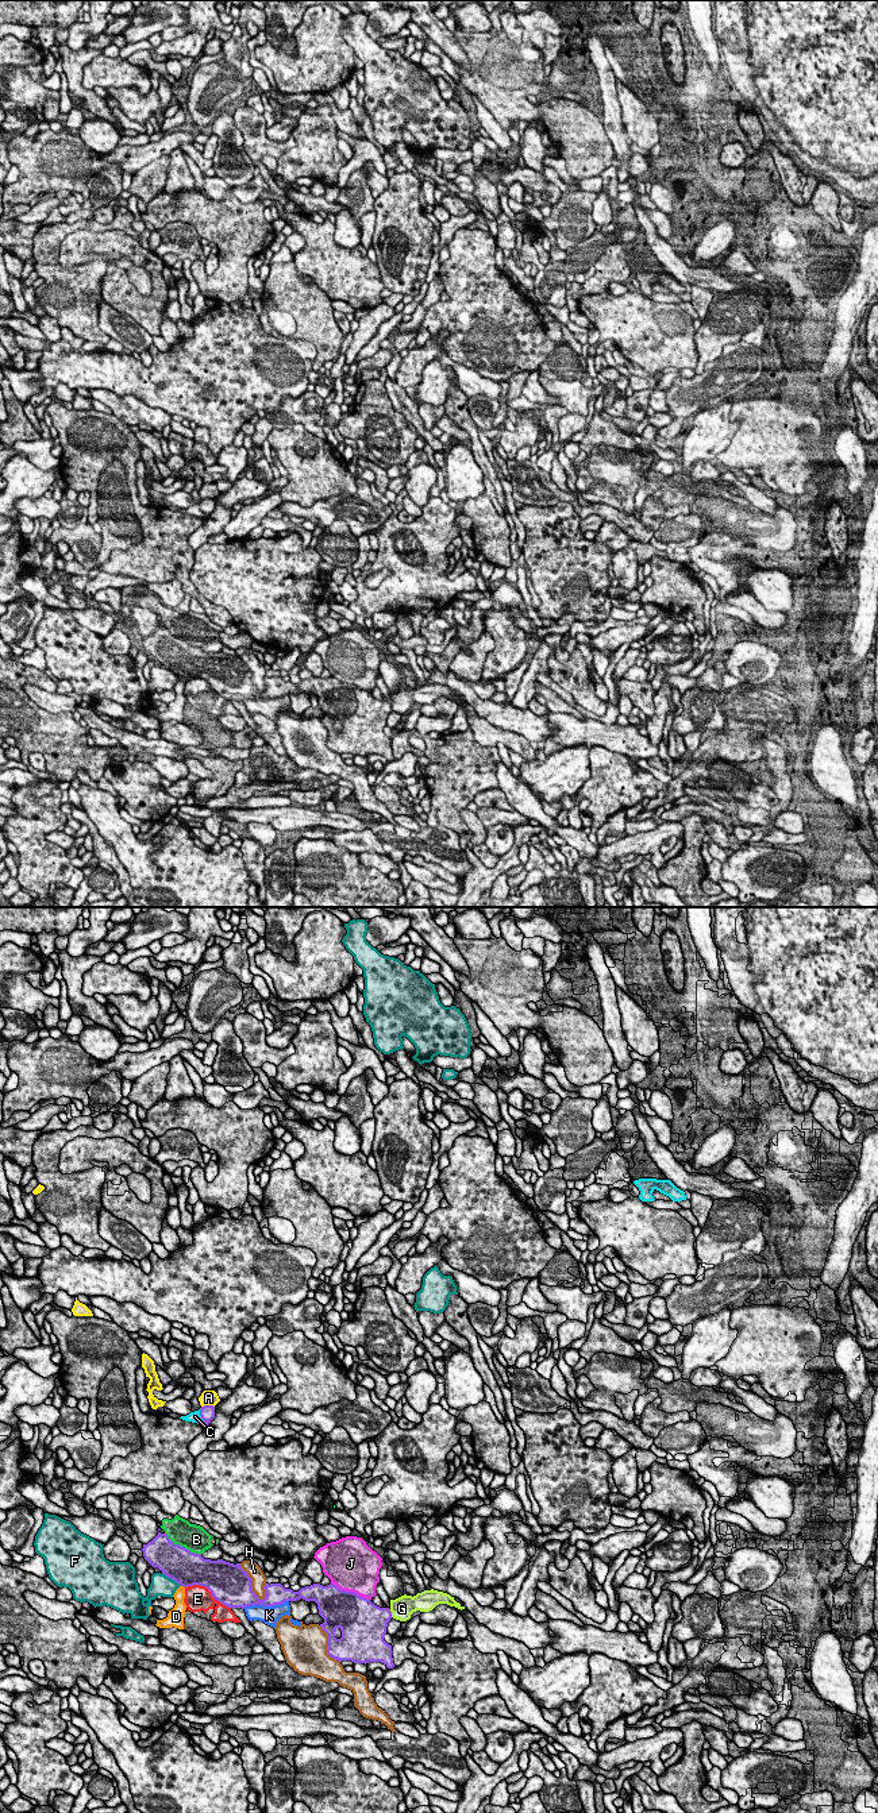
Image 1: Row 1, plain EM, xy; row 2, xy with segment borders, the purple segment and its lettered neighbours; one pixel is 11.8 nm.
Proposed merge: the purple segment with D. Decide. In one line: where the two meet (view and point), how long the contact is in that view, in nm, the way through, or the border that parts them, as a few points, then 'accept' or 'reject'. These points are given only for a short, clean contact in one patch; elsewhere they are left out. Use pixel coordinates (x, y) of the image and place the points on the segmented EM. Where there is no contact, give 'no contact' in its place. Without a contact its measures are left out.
contact xy (183, 1585); length 60 nm; border xy (181, 1585), (184, 1588); reject

